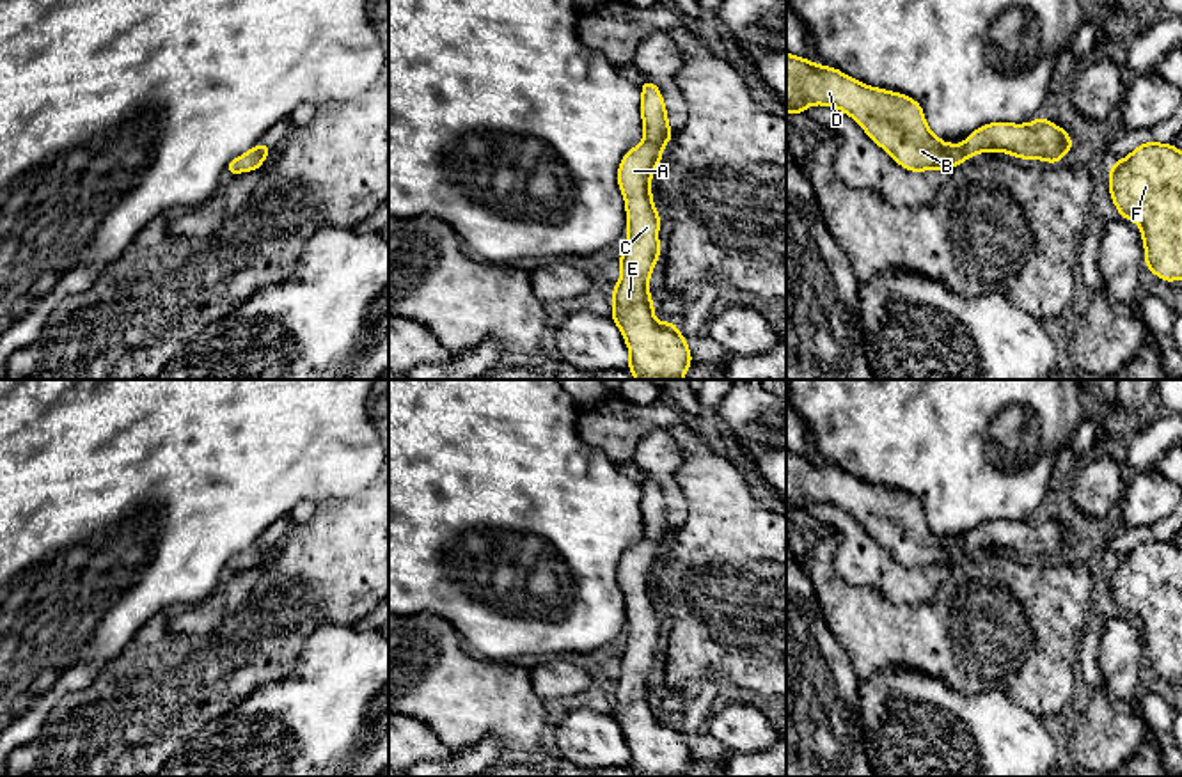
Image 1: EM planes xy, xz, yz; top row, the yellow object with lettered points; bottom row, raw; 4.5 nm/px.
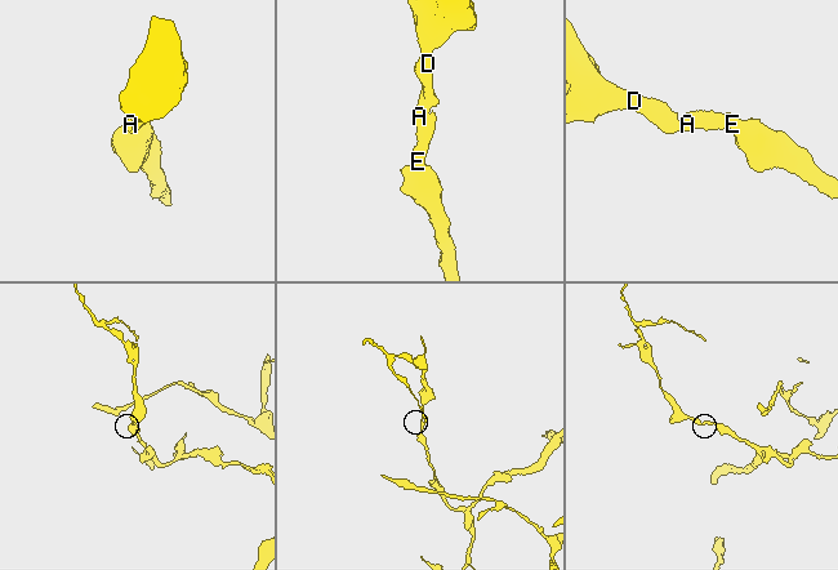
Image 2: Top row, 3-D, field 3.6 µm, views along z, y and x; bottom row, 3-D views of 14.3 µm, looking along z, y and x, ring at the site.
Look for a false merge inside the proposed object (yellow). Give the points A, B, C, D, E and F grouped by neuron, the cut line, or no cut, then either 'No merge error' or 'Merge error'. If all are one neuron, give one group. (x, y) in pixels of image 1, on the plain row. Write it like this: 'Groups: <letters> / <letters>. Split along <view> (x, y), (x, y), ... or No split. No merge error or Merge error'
Groups: A B C D E F. No split. No merge error

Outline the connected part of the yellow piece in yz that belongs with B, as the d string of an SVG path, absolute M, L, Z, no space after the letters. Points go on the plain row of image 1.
M786 449L786 511L800 513L811 502L843 507L898 562L912 569L948 569L987 548L1060 561L1074 546L1068 529L1044 513L1026 522L990 520L971 529L964 541L946 541L930 529L916 497L864 483L836 465Z

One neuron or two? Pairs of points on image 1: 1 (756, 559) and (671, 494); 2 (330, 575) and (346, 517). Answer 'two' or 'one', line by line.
1: two
2: one

